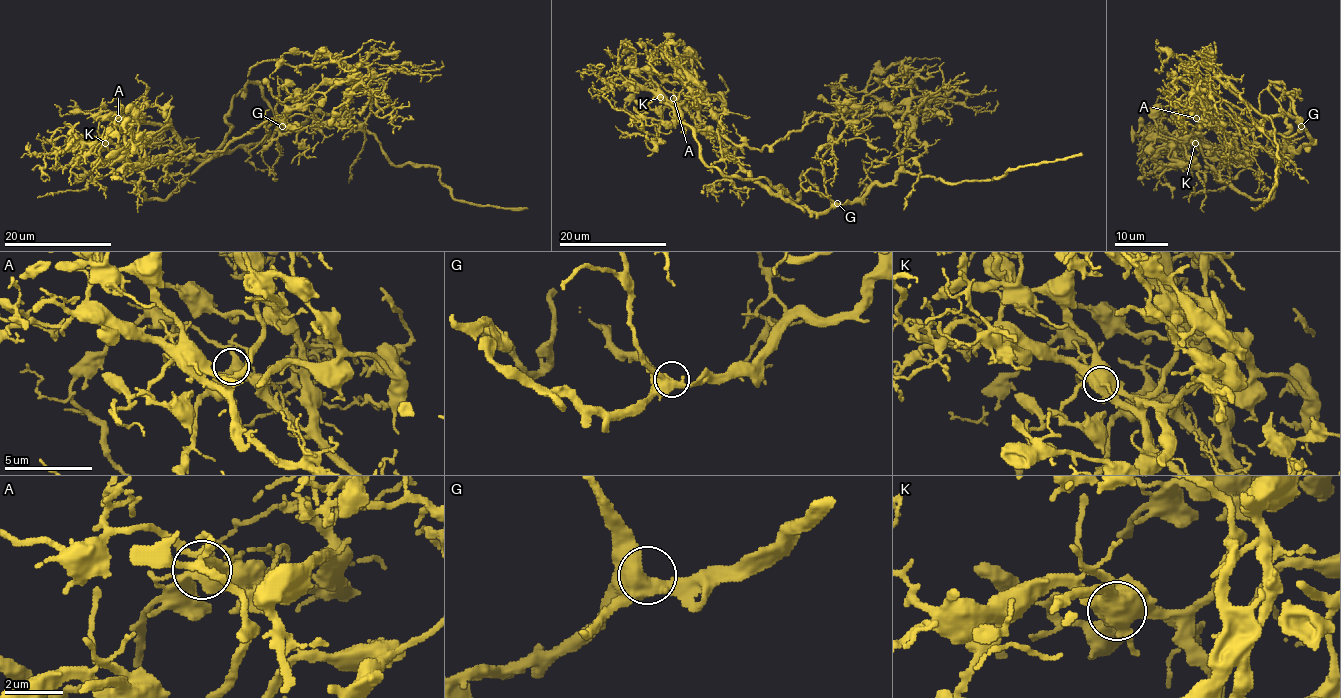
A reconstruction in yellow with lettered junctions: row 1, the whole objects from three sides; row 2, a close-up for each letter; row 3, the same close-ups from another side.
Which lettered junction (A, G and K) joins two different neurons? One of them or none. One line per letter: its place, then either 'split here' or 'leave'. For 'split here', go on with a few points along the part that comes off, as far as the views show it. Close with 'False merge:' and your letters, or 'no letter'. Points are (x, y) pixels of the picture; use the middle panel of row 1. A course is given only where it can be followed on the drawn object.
A: place (673, 98); leave
G: place (837, 203); leave
K: place (660, 97); leave
False merge: no letter

